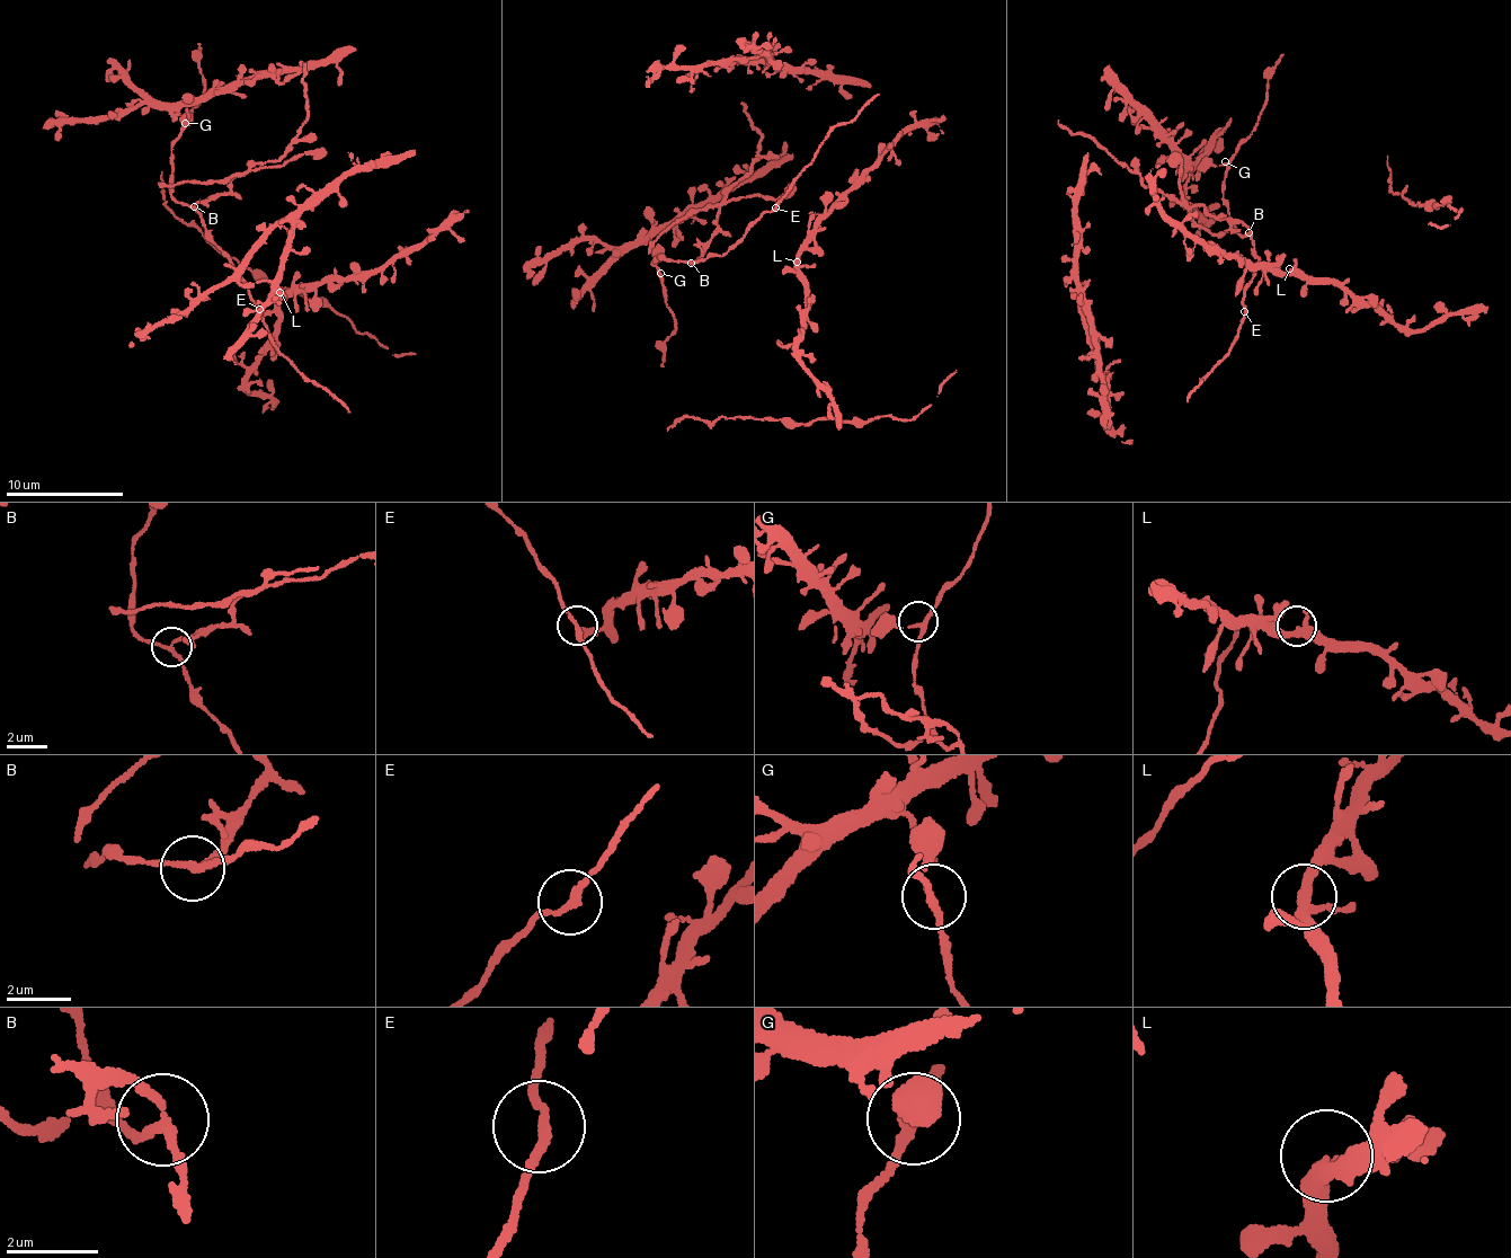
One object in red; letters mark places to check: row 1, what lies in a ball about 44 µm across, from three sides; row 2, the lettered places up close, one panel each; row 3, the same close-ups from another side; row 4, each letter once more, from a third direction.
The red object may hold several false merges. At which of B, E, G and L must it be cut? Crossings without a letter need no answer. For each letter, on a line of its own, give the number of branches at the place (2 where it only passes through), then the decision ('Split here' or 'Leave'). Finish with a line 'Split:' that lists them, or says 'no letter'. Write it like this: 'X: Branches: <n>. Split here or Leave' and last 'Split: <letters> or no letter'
B: Branches: 3. Split here
E: Branches: 2. Leave
G: Branches: 3. Leave
L: Branches: 3. Leave
Split: B

